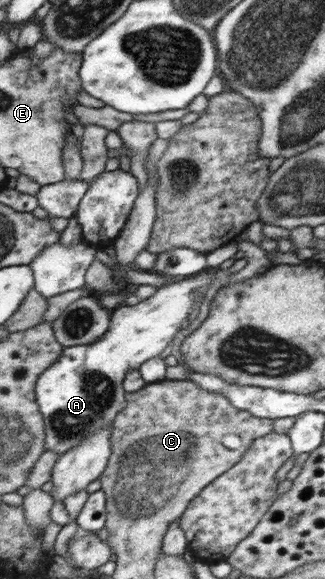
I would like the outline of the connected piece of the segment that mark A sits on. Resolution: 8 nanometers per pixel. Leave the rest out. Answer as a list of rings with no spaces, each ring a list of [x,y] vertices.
[[[202,271],[191,277],[173,279],[171,284],[159,288],[153,296],[135,306],[118,306],[112,313],[110,330],[96,342],[64,348],[59,360],[39,377],[36,384],[36,400],[46,424],[46,450],[53,450],[60,456],[79,446],[87,438],[95,436],[99,430],[114,426],[117,415],[128,406],[128,394],[124,388],[125,376],[131,372],[131,368],[139,370],[145,362],[158,357],[167,348],[177,335],[183,320],[187,320],[195,306],[195,291],[207,285],[210,278],[209,272]]]

